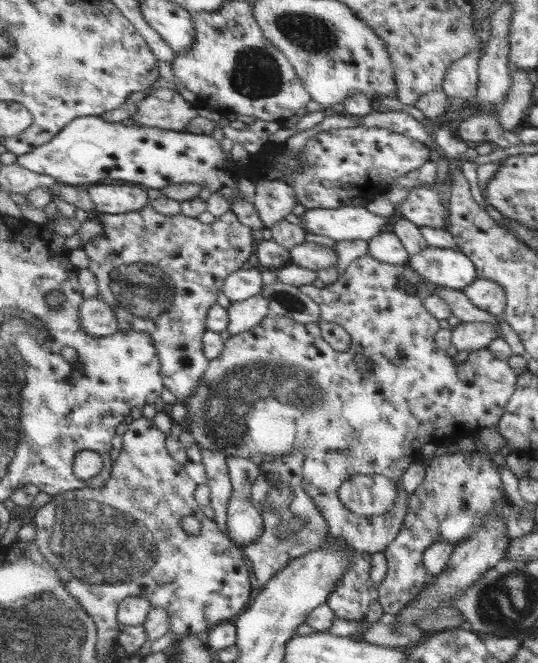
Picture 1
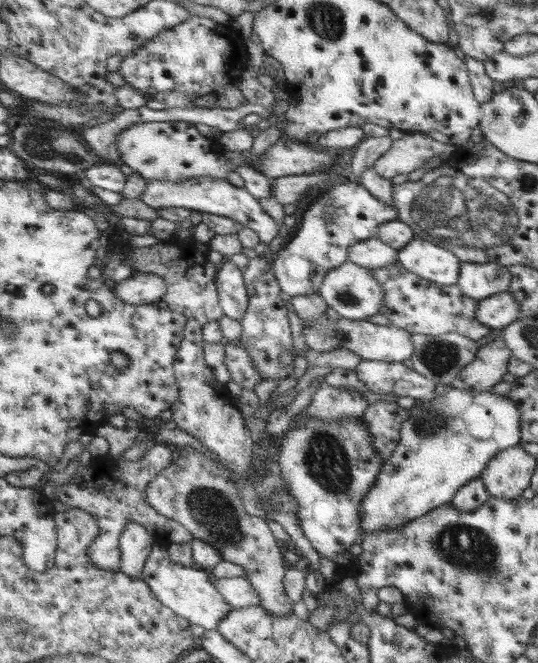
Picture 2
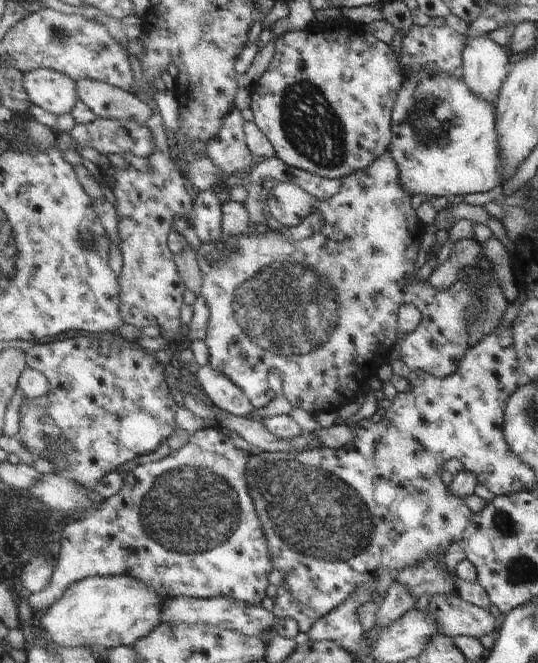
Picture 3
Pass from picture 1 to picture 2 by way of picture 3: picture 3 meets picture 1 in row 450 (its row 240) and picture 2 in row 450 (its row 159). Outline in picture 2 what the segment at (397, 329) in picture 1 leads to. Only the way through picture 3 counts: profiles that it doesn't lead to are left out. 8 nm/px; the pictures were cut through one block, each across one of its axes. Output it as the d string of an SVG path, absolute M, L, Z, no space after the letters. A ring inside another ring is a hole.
M375 401L363 414L363 420L369 424L377 451L386 462L398 446L401 424L408 418L408 410L396 402Z

